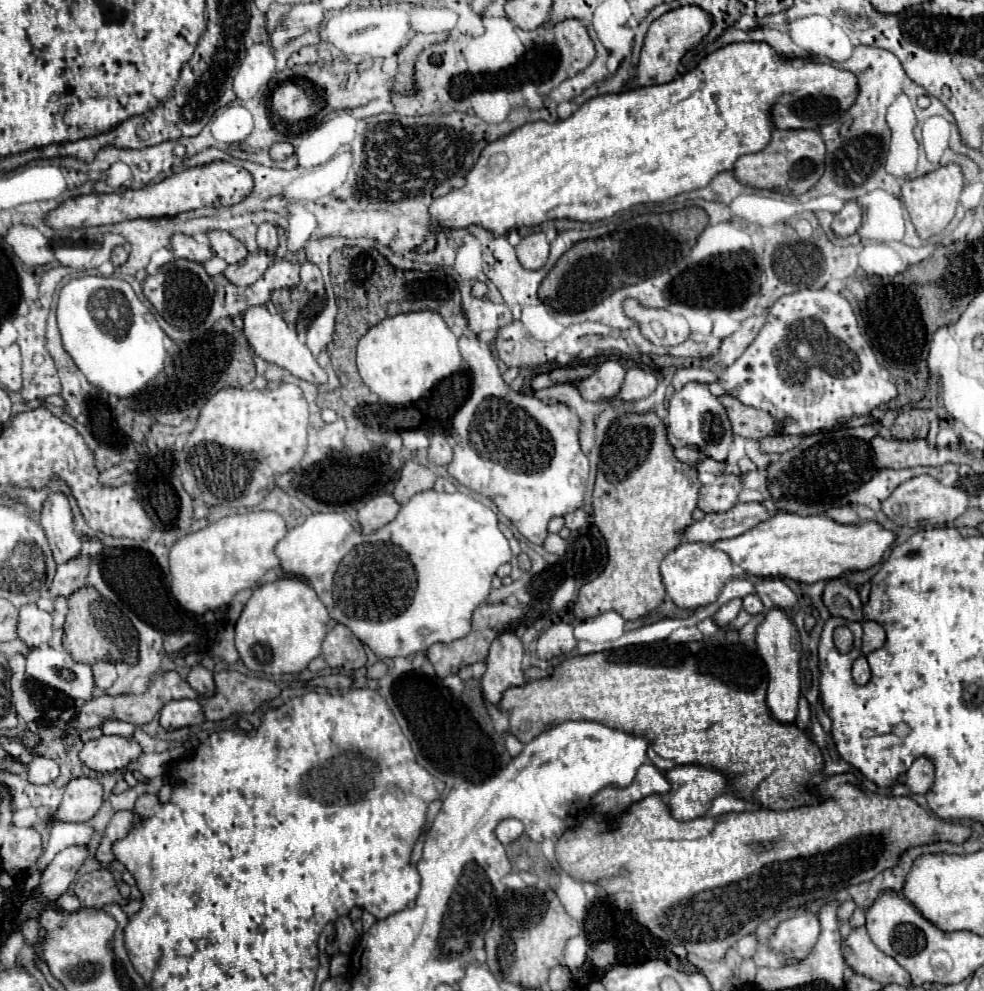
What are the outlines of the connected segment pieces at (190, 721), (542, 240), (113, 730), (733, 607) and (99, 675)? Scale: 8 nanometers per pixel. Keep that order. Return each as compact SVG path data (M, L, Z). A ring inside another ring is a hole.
M171 700L161 710L161 726L165 730L201 724L205 720L201 704L195 700Z
M533 232L523 236L517 246L517 256L527 270L543 268L549 256L549 242L545 232Z
M107 720L101 726L103 734L117 734L117 736L133 736L135 728L137 728L135 724L123 722L123 720Z
M731 600L731 602L727 602L725 606L721 606L721 608L711 616L711 620L713 620L715 624L719 624L719 626L727 626L731 620L735 620L735 616L739 614L739 610L741 610L741 600Z
M99 660L93 664L93 674L95 674L95 684L99 690L107 690L115 678L117 678L117 672L115 672L115 664L111 660Z

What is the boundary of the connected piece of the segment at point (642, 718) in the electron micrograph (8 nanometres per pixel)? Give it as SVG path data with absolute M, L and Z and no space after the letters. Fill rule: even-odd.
M707 638L707 640L699 640L699 642L685 642L685 644L657 642L657 644L649 644L649 646L627 646L627 648L619 648L619 650L605 650L605 652L595 652L595 654L587 654L587 656L567 658L563 664L559 664L555 668L551 678L539 680L539 682L527 682L525 686L517 686L517 688L507 690L503 694L499 710L501 710L501 714L505 714L509 718L511 732L519 740L523 738L525 742L539 736L541 732L545 732L549 728L555 728L561 722L567 722L567 720L603 722L605 726L611 726L617 730L627 730L629 734L647 734L647 738L651 738L651 742L655 742L655 746L651 746L651 750L647 750L647 756L663 772L669 772L673 766L681 766L681 764L697 764L697 766L711 766L711 768L723 770L731 778L731 788L741 792L739 794L741 798L751 800L751 802L761 802L763 806L767 806L771 810L787 810L787 808L811 806L811 804L823 802L823 798L817 792L811 792L811 780L815 776L823 774L823 768L825 768L821 748L813 742L813 738L807 730L801 730L795 724L783 724L783 722L775 720L769 712L767 702L765 702L765 694L767 694L767 670L765 670L765 664L757 652L751 652L741 642L735 642L729 638Z

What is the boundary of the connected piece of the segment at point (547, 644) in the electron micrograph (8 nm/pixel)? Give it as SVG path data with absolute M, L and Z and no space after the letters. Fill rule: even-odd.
M553 624L545 630L537 640L537 656L543 660L553 660L557 656L569 654L577 648L577 640L573 636L571 624Z

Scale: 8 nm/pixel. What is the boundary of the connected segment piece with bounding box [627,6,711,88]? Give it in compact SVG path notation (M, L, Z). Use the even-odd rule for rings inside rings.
M681 6L657 18L647 30L645 44L643 44L639 64L637 64L637 76L627 82L627 88L641 88L641 86L671 82L677 74L677 66L683 54L691 50L697 42L701 42L701 38L709 32L709 28L711 28L709 16L697 6Z

